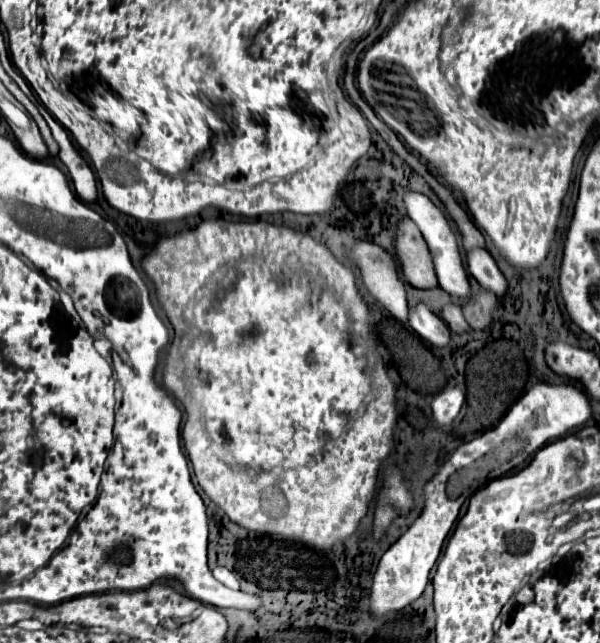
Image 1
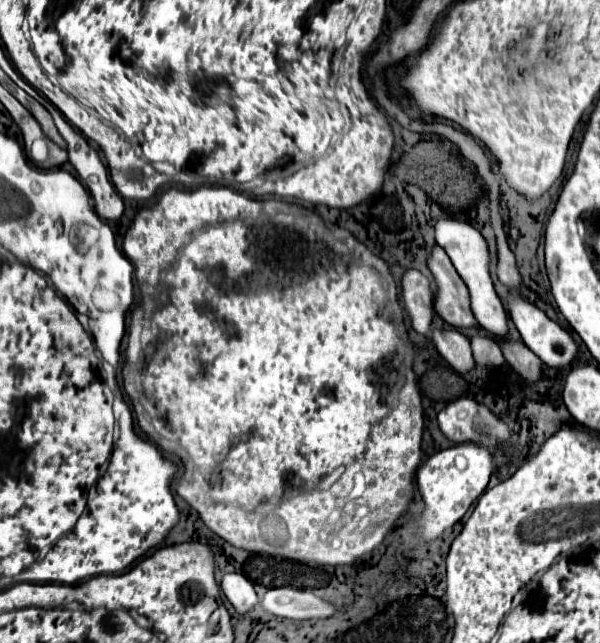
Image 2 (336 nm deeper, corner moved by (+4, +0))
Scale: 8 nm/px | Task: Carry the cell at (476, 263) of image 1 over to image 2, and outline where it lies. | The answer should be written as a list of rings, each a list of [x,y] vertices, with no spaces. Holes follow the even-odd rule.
[[[511,293],[511,299],[509,299],[509,315],[511,315],[511,321],[515,323],[515,327],[519,329],[521,337],[523,337],[523,343],[547,365],[547,367],[555,367],[555,369],[563,369],[567,365],[573,363],[575,355],[577,355],[577,343],[575,339],[563,329],[559,327],[555,321],[551,321],[541,309],[537,309],[535,305],[523,301],[517,293]]]

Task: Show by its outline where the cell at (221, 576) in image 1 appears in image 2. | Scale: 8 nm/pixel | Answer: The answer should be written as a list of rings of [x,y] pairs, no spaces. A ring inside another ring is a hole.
[[[227,573],[221,581],[221,589],[239,615],[245,615],[259,603],[253,583],[247,577],[243,577],[241,573]]]

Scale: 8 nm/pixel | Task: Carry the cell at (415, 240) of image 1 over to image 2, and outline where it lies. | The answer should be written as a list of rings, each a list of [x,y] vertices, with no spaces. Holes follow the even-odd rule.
[[[441,247],[433,249],[429,257],[429,269],[437,281],[435,311],[457,329],[477,329],[477,319],[469,307],[469,291]]]

